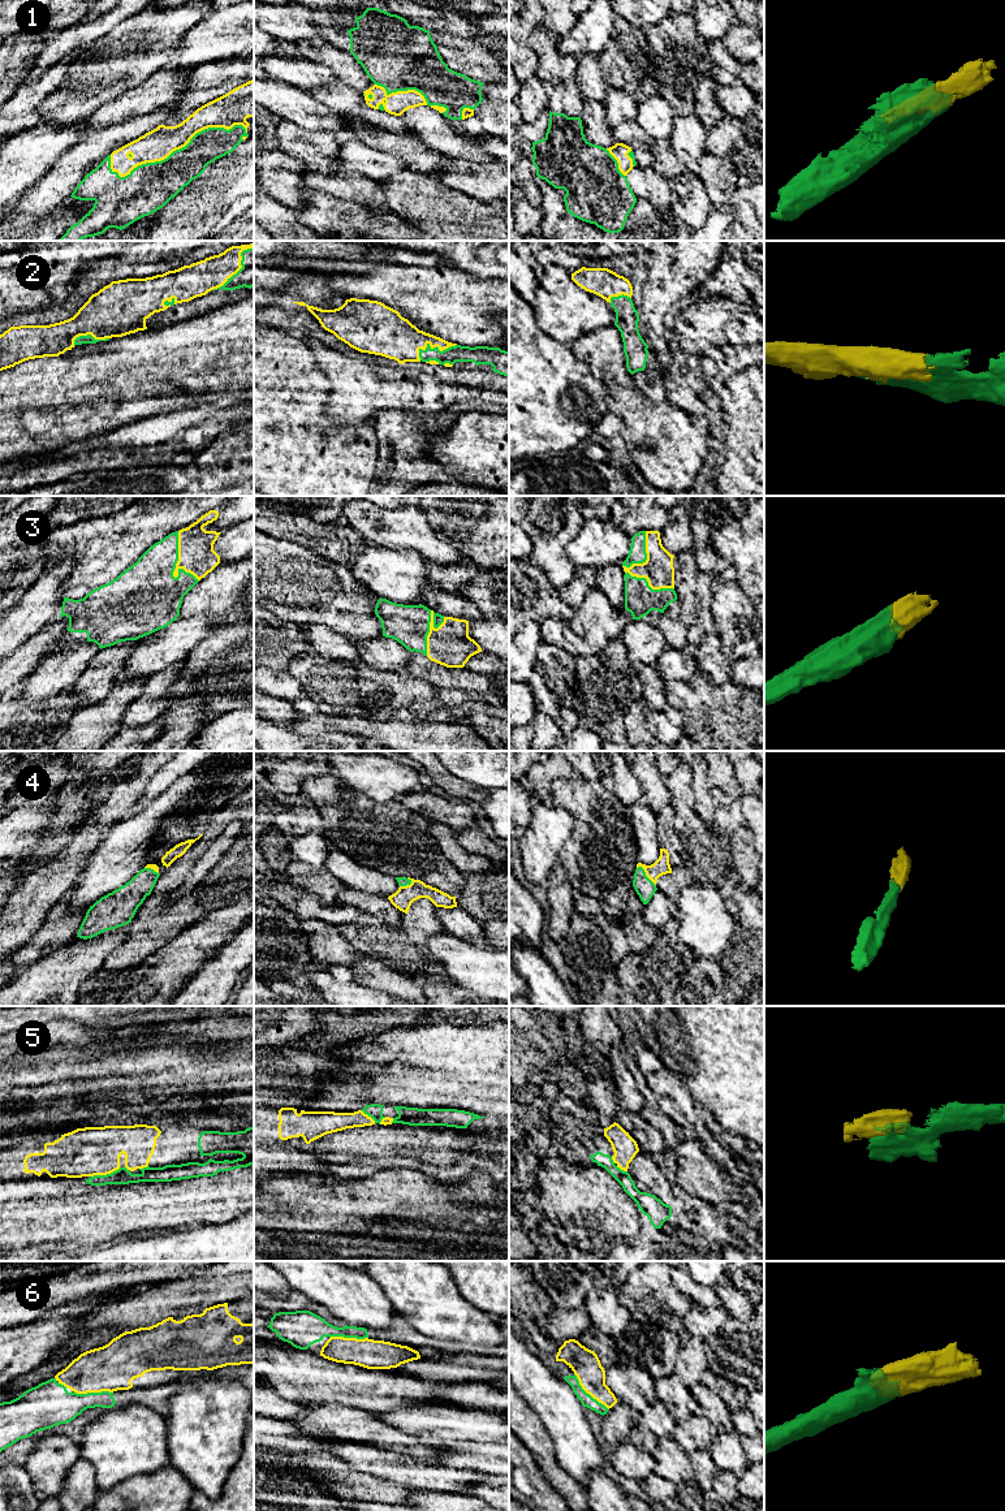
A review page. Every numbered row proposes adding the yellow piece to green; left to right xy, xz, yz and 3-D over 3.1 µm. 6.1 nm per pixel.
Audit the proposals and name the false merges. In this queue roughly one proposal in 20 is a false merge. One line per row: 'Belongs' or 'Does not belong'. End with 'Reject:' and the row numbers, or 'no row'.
1: Belongs
2: Belongs
3: Belongs
4: Belongs
5: Belongs
6: Belongs
Reject: no row

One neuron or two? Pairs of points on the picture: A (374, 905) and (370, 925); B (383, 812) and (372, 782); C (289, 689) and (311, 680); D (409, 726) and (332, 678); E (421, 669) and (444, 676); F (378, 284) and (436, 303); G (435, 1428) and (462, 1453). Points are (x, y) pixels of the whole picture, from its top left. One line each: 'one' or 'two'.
A: two
B: two
C: two
D: two
E: one
F: one
G: two

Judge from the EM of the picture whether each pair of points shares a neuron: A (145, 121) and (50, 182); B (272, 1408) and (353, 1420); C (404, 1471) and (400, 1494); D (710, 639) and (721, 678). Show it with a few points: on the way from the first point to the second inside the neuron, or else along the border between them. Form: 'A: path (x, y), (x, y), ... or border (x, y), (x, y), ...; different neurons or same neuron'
A: path (121, 134), (98, 146), (73, 167); same neuron
B: border (310, 1408), (306, 1415), (296, 1416), (290, 1420); different neurons
C: border (372, 1475), (418, 1490); different neurons
D: path (710, 648), (710, 663), (716, 669); same neuron

